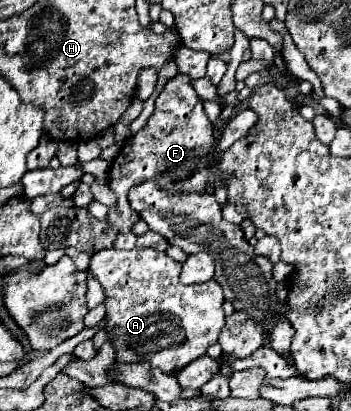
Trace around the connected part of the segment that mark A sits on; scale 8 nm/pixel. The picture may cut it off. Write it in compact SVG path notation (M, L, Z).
M135 247L131 251L119 251L119 249L103 249L99 253L95 253L91 257L91 265L89 265L89 273L95 275L95 279L103 285L105 289L105 303L107 303L107 329L109 329L109 339L115 341L117 345L117 361L121 363L137 363L137 361L149 361L151 367L159 367L163 373L173 375L175 371L183 369L185 365L189 365L193 359L205 355L207 347L217 343L217 335L221 331L221 327L225 325L225 315L223 315L223 291L221 285L217 281L207 281L207 283L195 283L195 285L183 285L179 281L179 273L181 273L181 263L173 261L167 253L163 251L155 251L151 247Z

